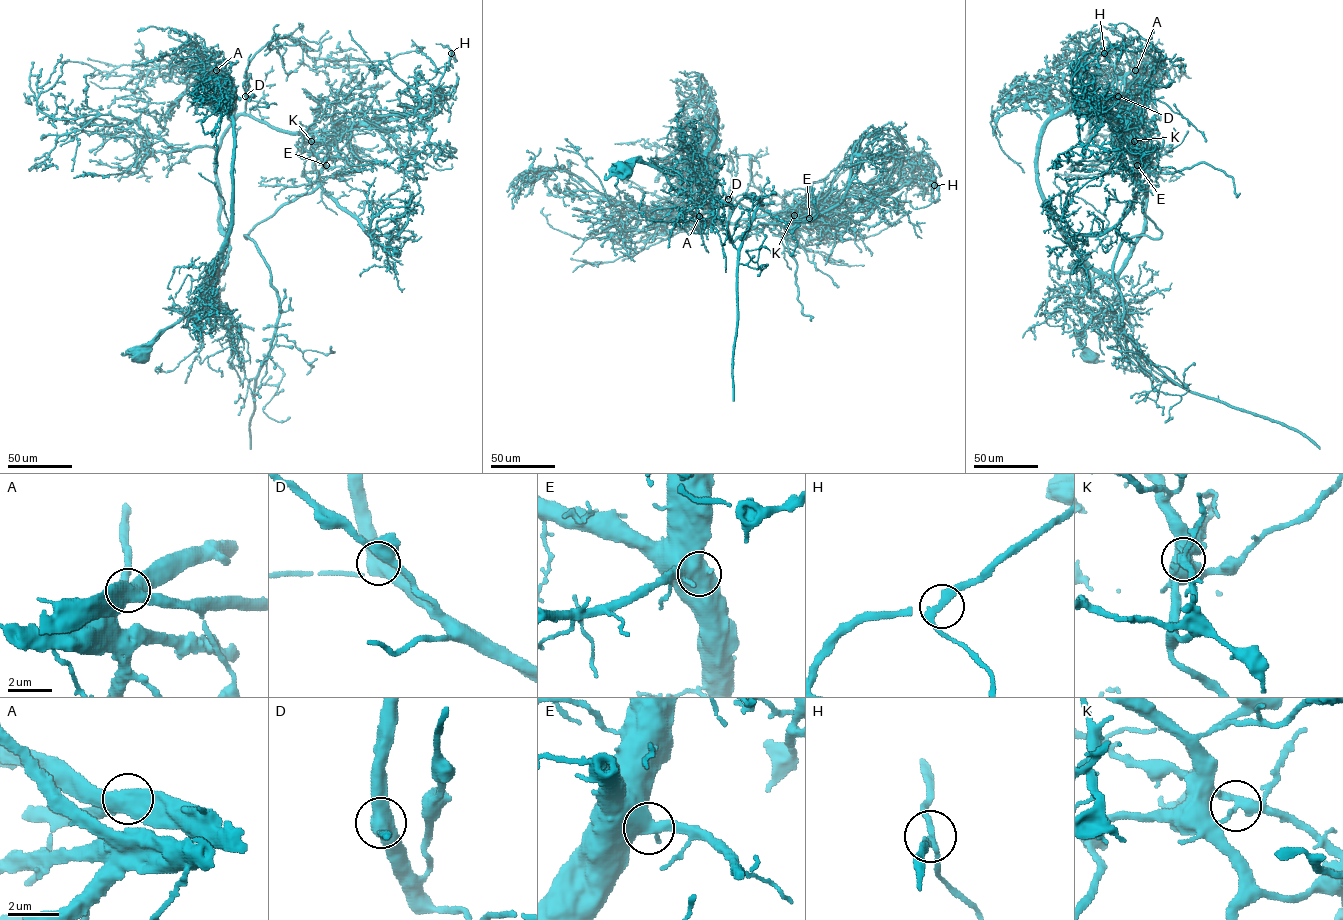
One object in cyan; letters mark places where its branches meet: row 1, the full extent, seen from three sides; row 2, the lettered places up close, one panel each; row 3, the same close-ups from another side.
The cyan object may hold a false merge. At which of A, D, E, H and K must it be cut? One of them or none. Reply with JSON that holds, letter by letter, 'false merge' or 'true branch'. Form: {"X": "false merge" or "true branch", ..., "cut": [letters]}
{"A": "true branch", "D": "true branch", "E": "true branch", "H": "true branch", "K": "false merge", "cut": ["K"]}

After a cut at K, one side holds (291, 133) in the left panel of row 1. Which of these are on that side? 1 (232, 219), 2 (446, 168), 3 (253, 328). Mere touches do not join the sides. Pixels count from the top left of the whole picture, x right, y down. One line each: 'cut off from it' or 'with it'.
1: with it
2: cut off from it
3: with it

